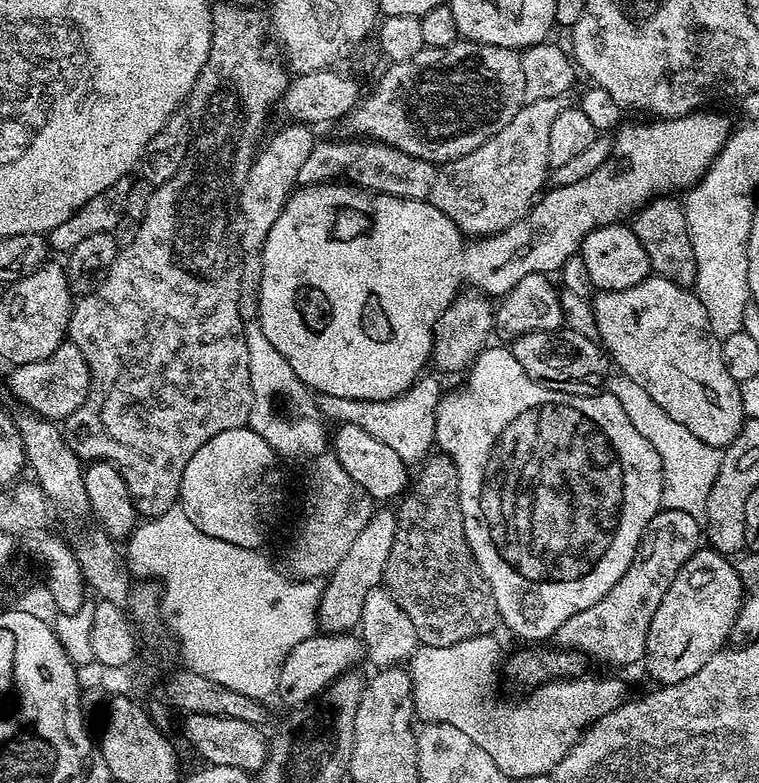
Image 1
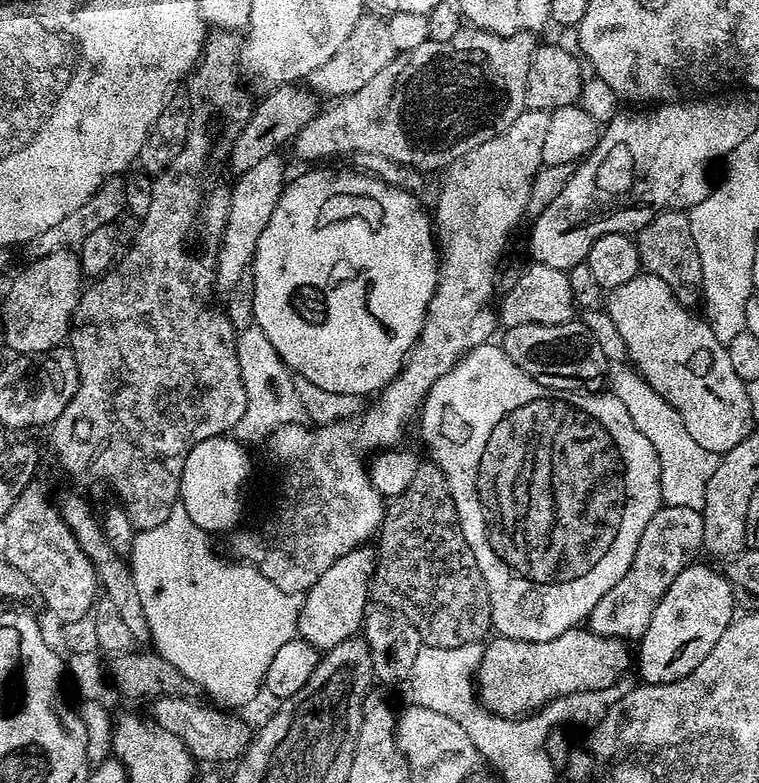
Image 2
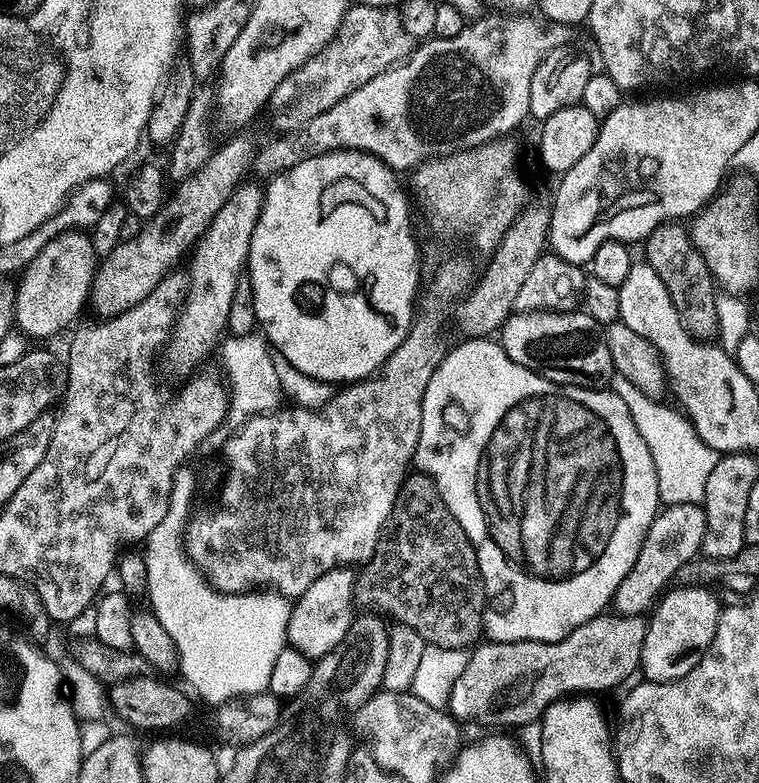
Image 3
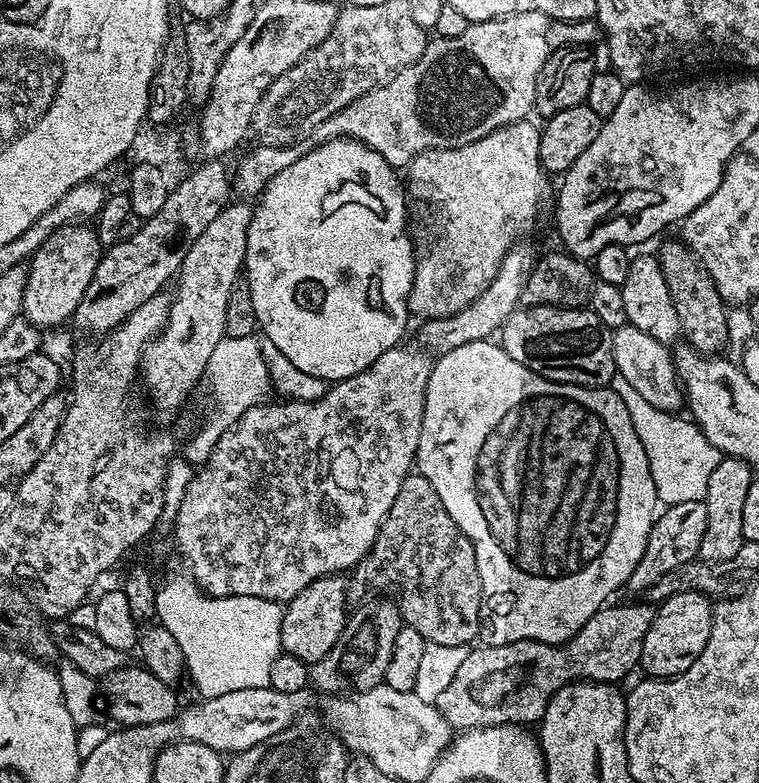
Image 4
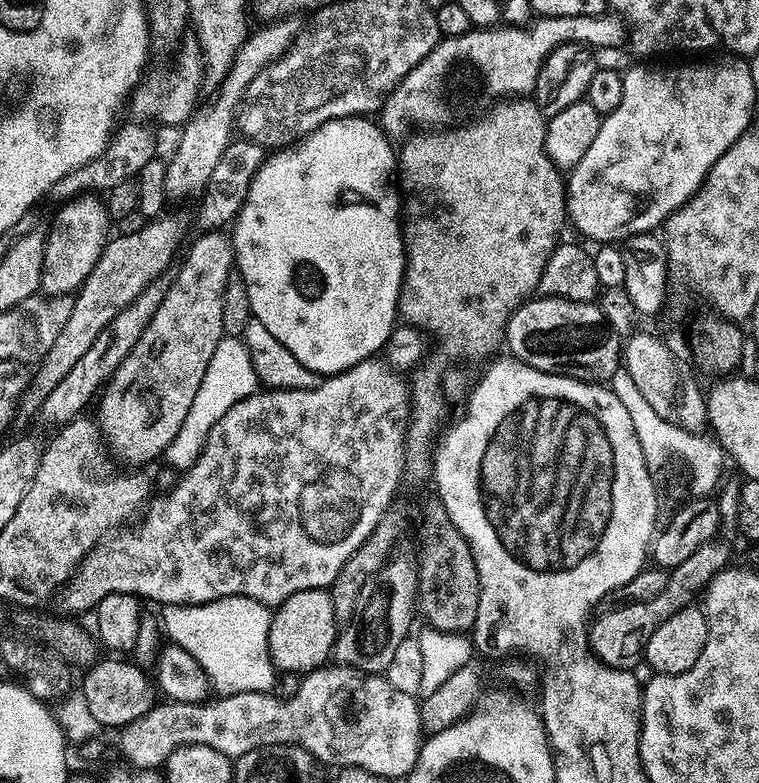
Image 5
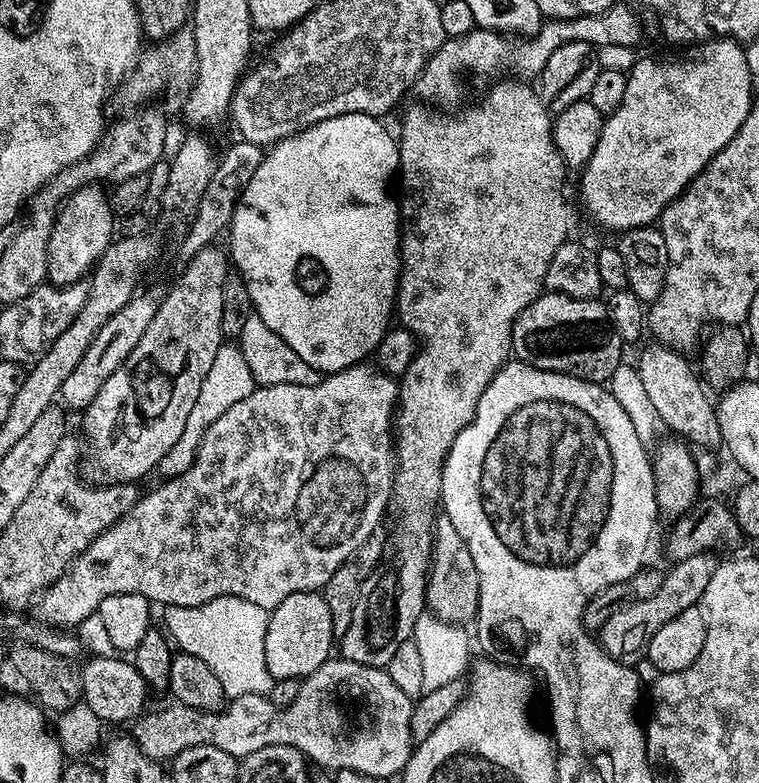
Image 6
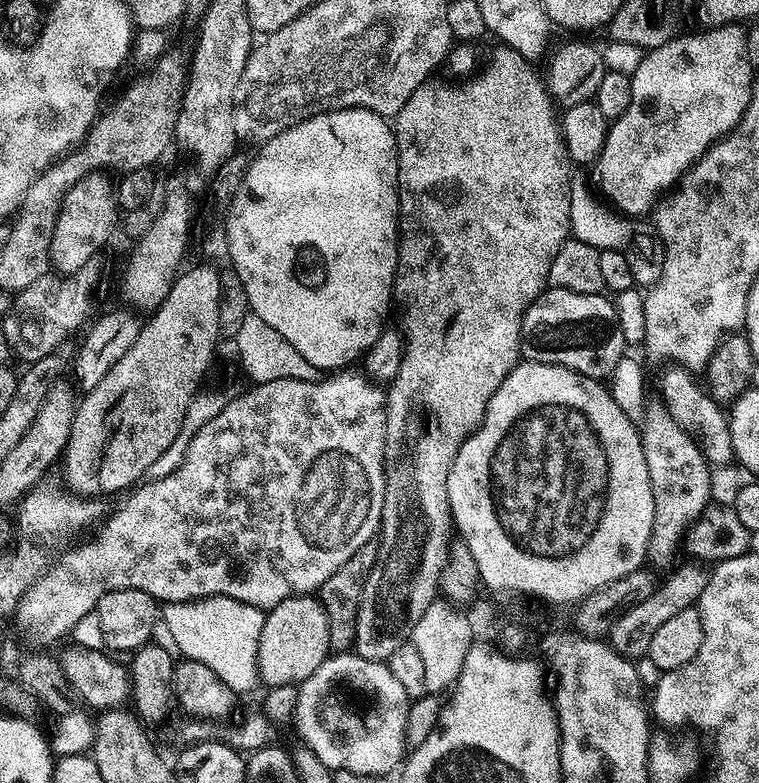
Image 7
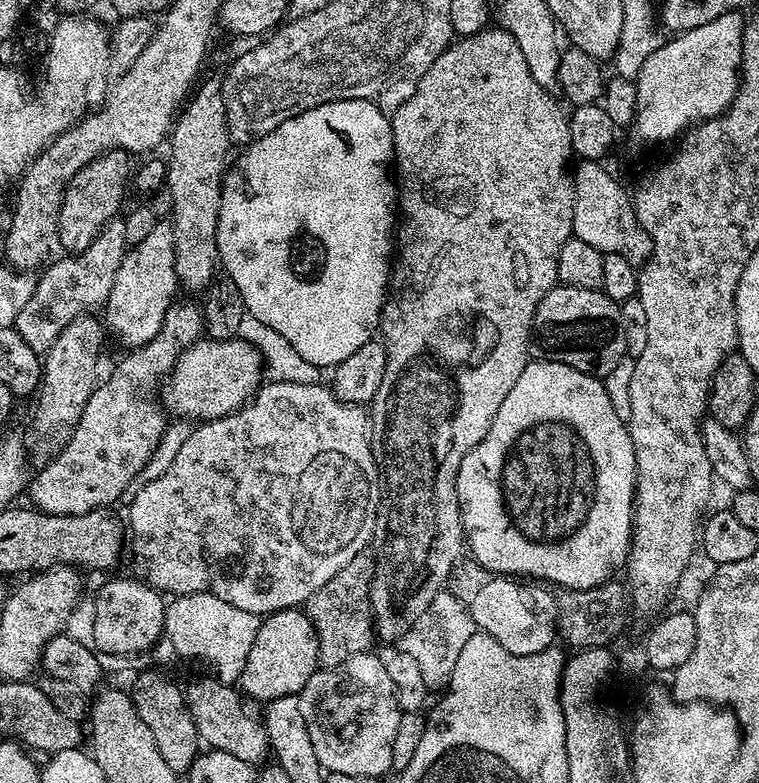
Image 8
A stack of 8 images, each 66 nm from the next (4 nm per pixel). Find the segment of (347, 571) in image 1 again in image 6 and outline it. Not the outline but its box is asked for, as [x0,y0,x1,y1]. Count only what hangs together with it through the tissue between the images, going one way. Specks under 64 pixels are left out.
[266,591,333,681]

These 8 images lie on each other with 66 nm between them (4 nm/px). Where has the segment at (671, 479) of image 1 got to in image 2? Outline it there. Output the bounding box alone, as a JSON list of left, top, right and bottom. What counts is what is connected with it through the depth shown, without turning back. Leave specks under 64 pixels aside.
[610,366,719,510]

